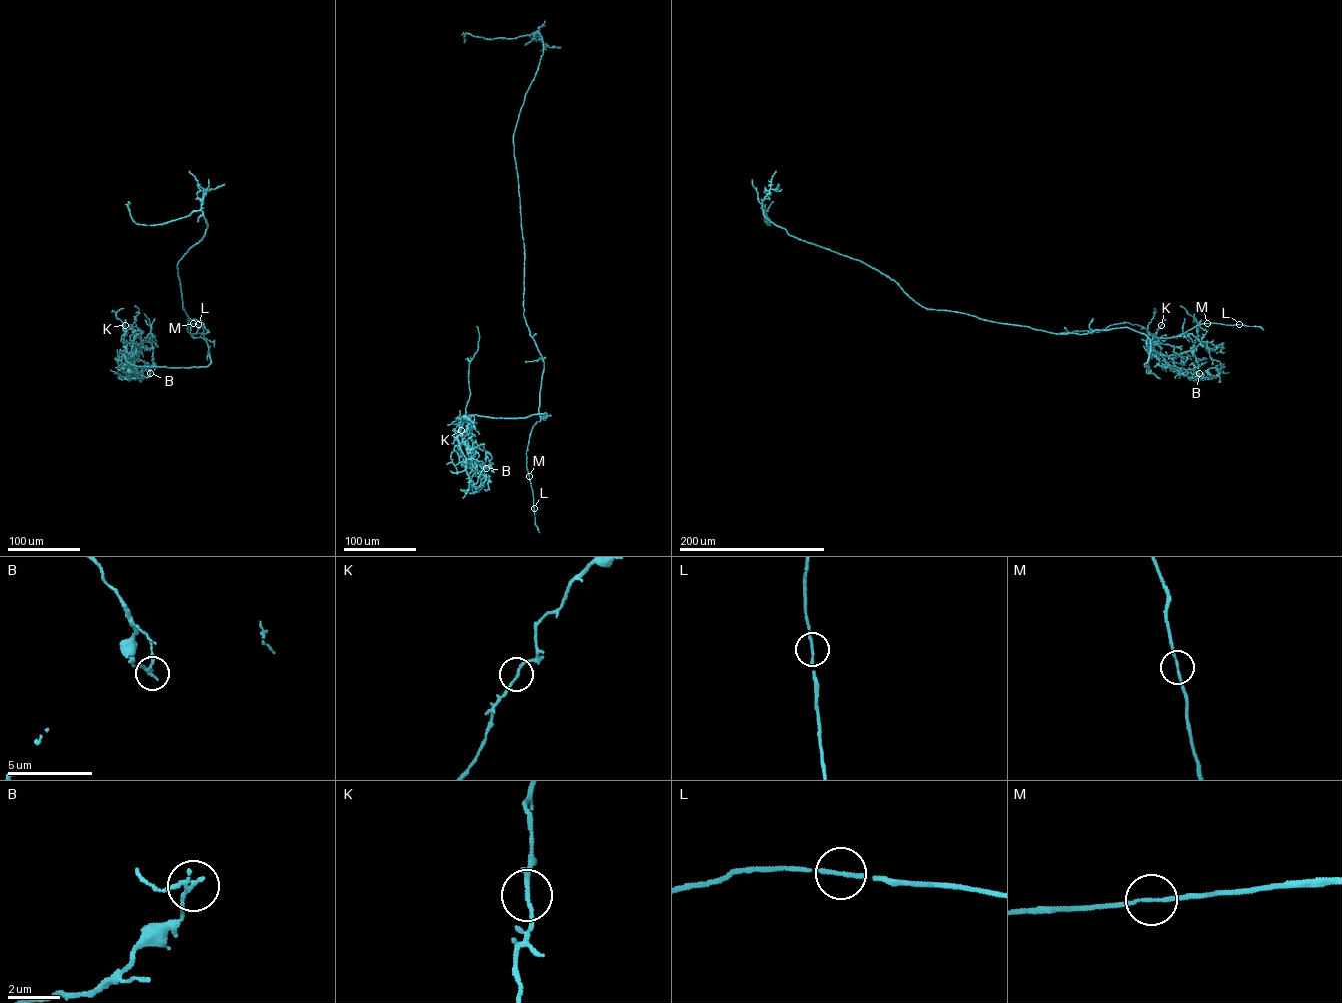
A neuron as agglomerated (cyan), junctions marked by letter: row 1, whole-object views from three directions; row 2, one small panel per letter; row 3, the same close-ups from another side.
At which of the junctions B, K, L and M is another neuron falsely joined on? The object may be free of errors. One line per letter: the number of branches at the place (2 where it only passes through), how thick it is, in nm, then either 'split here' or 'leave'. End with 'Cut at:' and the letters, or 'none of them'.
B: branches 2; calibre 180 nm; leave
K: branches 2; calibre 150 nm; leave
L: branches 2; calibre 160 nm; leave
M: branches 2; calibre 130 nm; leave
Cut at: none of them

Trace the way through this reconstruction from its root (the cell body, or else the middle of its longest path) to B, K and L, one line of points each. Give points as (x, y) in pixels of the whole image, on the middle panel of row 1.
B: (465, 418), (474, 422), (473, 415), (461, 419), (457, 436), (459, 447), (466, 459), (482, 461), (486, 468)
K: (465, 418), (474, 422), (473, 415), (463, 417), (461, 430)
L: (465, 418), (473, 423), (473, 415), (464, 417), (546, 414), (533, 425), (526, 453), (534, 508)

